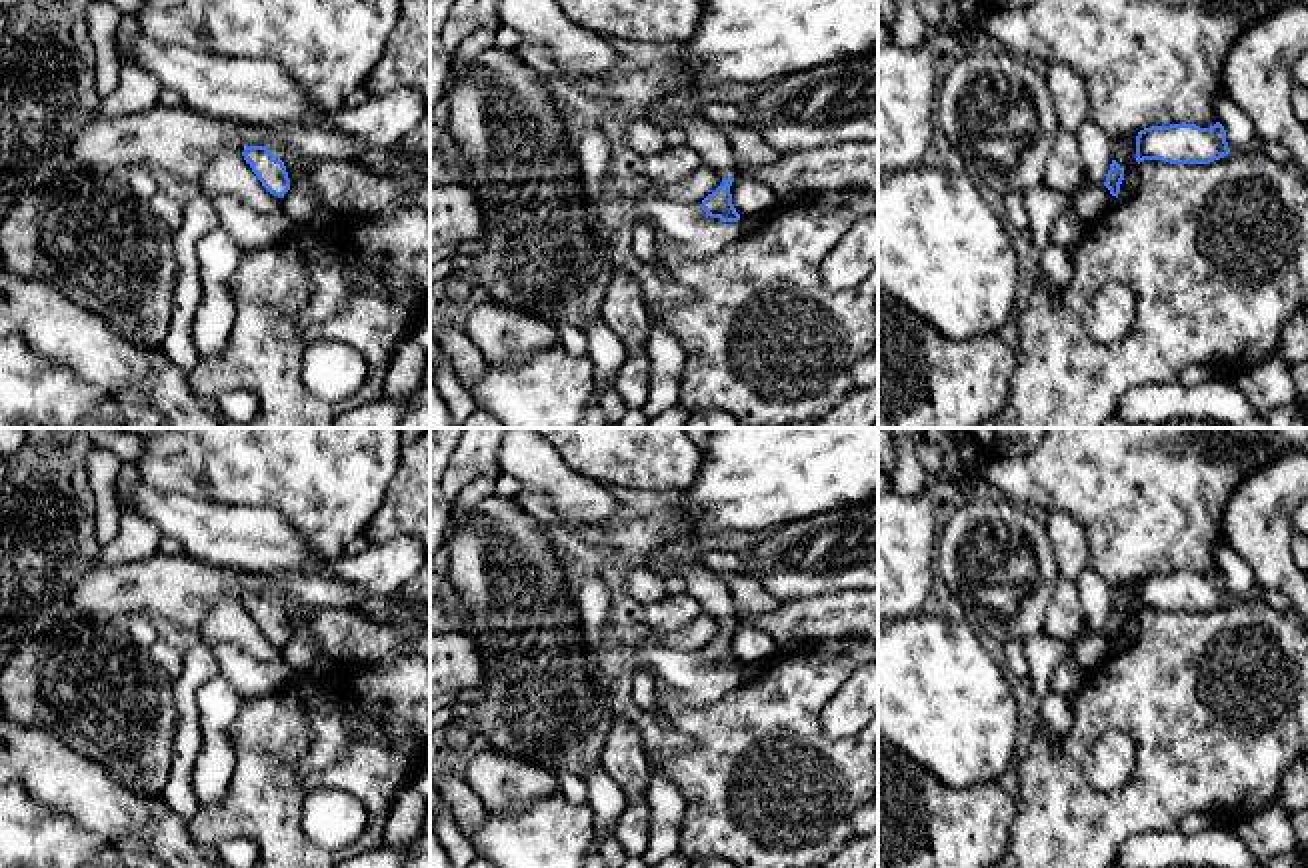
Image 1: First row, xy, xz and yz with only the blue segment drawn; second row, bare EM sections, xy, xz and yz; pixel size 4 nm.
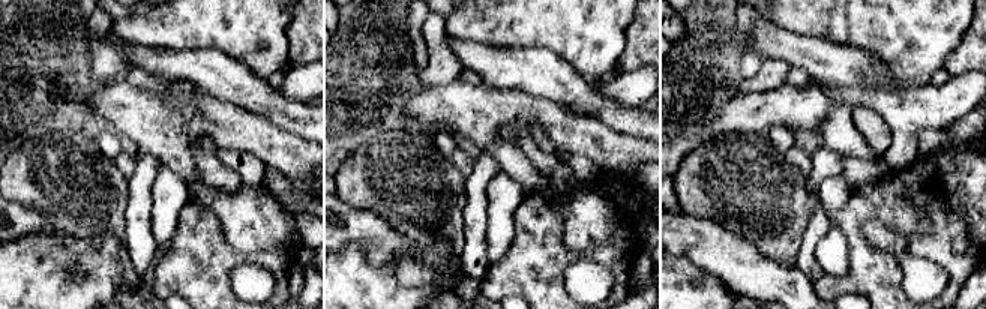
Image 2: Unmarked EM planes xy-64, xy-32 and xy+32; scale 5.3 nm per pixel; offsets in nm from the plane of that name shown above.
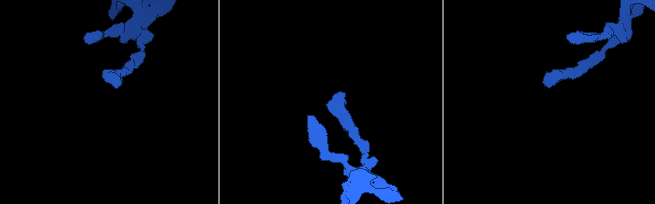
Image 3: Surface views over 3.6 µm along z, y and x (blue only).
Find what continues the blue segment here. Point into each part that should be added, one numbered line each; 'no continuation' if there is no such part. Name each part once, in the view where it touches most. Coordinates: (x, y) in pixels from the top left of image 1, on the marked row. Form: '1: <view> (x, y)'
1: xz (702, 136)

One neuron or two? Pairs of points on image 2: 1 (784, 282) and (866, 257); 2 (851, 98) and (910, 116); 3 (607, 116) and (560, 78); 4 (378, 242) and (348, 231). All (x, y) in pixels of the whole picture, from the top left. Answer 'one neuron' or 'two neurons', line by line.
1: two neurons
2: one neuron
3: one neuron
4: one neuron

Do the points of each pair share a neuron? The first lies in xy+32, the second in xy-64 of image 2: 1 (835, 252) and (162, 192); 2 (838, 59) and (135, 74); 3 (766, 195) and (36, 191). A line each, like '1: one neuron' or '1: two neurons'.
1: one neuron
2: two neurons
3: one neuron

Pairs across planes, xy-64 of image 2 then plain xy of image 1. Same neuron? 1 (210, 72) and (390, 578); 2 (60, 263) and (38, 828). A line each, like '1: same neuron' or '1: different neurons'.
1: different neurons
2: same neuron

